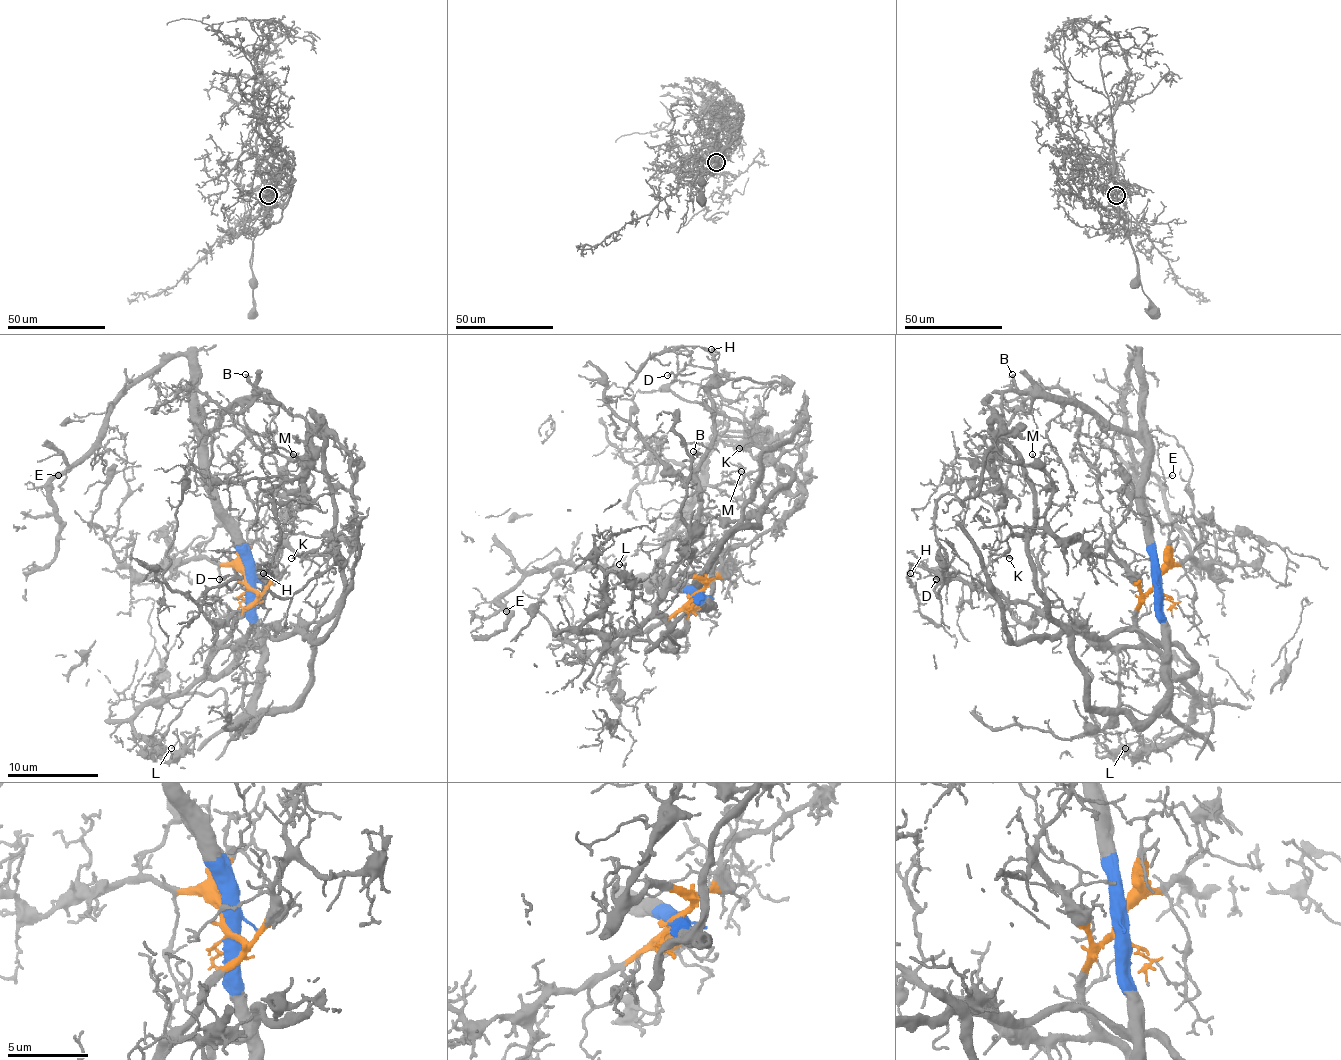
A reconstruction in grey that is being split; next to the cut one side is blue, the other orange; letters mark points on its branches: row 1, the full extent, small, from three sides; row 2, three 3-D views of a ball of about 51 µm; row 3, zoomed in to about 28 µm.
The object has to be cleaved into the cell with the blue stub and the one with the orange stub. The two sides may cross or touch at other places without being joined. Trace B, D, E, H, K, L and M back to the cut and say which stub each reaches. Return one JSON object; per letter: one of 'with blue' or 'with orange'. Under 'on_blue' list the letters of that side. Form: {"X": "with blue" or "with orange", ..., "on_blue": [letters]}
{"B": "with blue", "D": "with orange", "E": "with blue", "H": "with orange", "K": "with orange", "L": "with orange", "M": "with blue", "on_blue": ["B", "E", "M"]}

